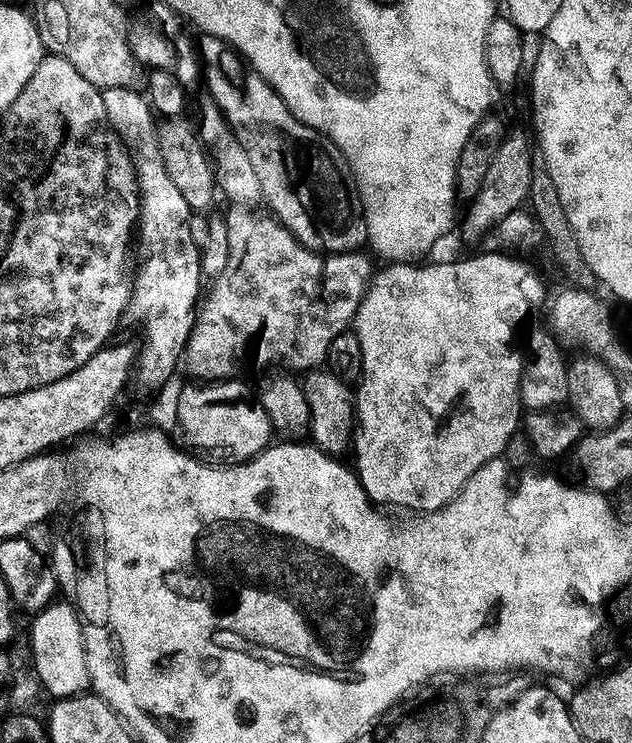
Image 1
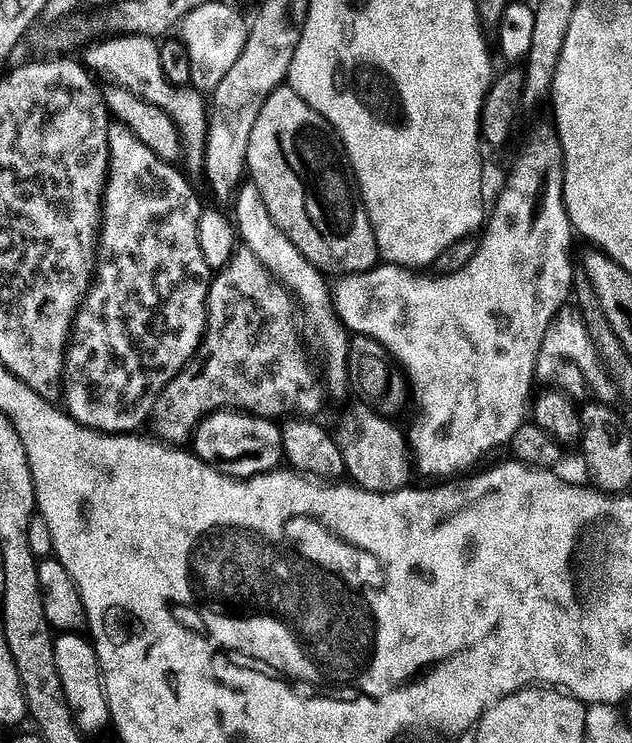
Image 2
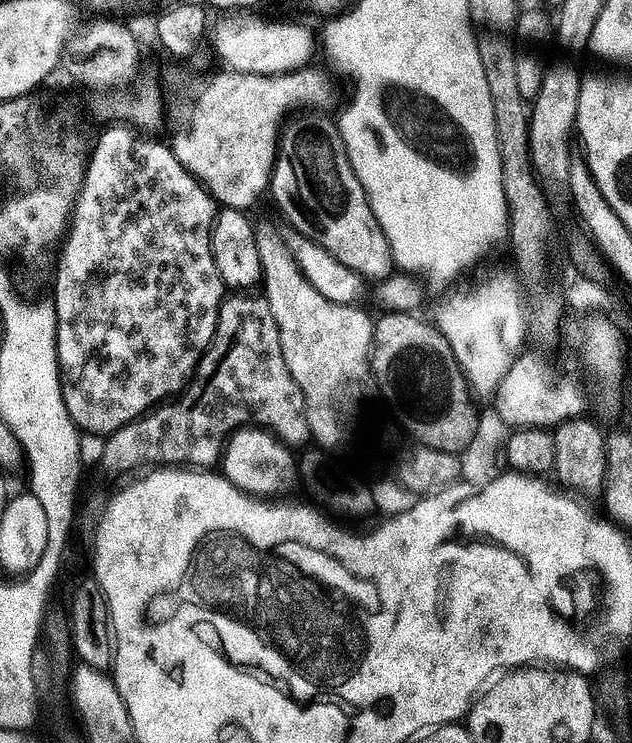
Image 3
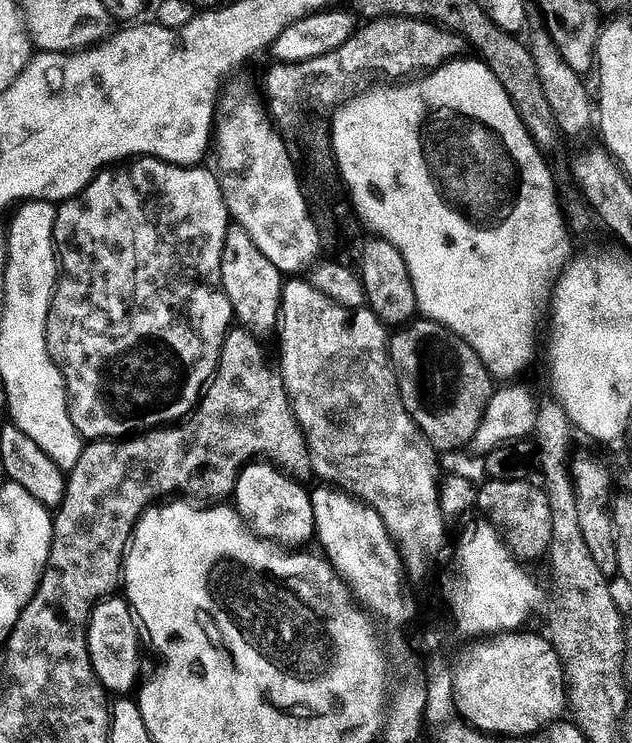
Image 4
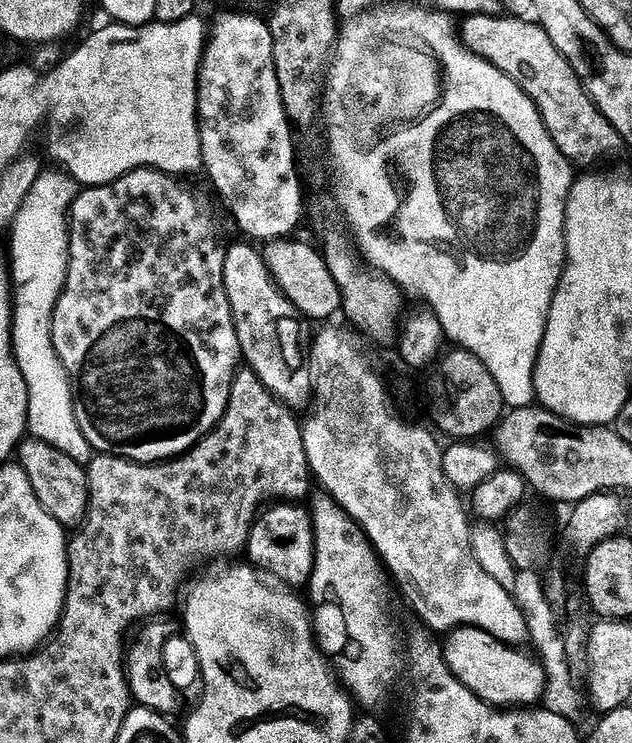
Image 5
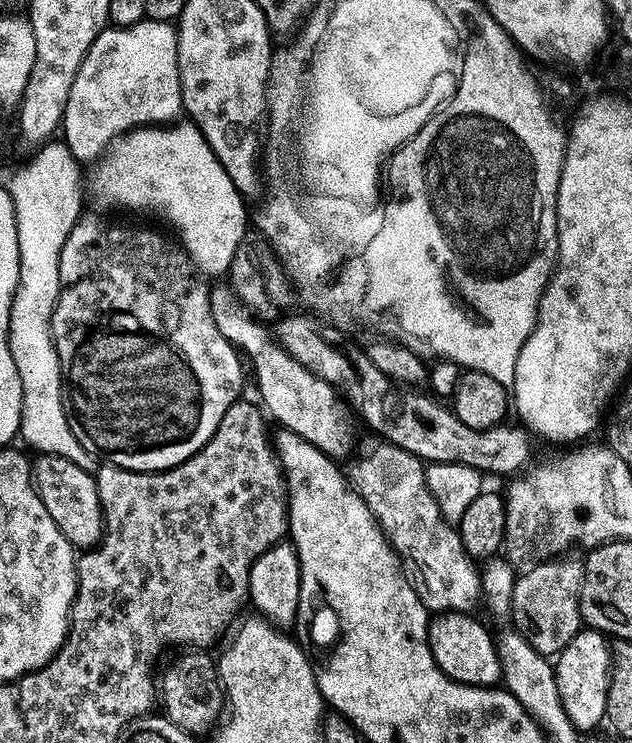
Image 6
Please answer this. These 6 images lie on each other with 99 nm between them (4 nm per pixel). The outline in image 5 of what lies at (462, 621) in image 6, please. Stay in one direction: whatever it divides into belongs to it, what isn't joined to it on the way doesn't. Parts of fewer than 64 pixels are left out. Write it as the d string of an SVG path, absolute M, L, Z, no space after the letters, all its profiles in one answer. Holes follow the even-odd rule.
M454 628L443 641L444 660L458 682L466 686L482 702L493 708L516 710L521 706L536 706L544 699L545 674L541 661L535 655L527 656L524 650L504 644L486 634L481 628Z

